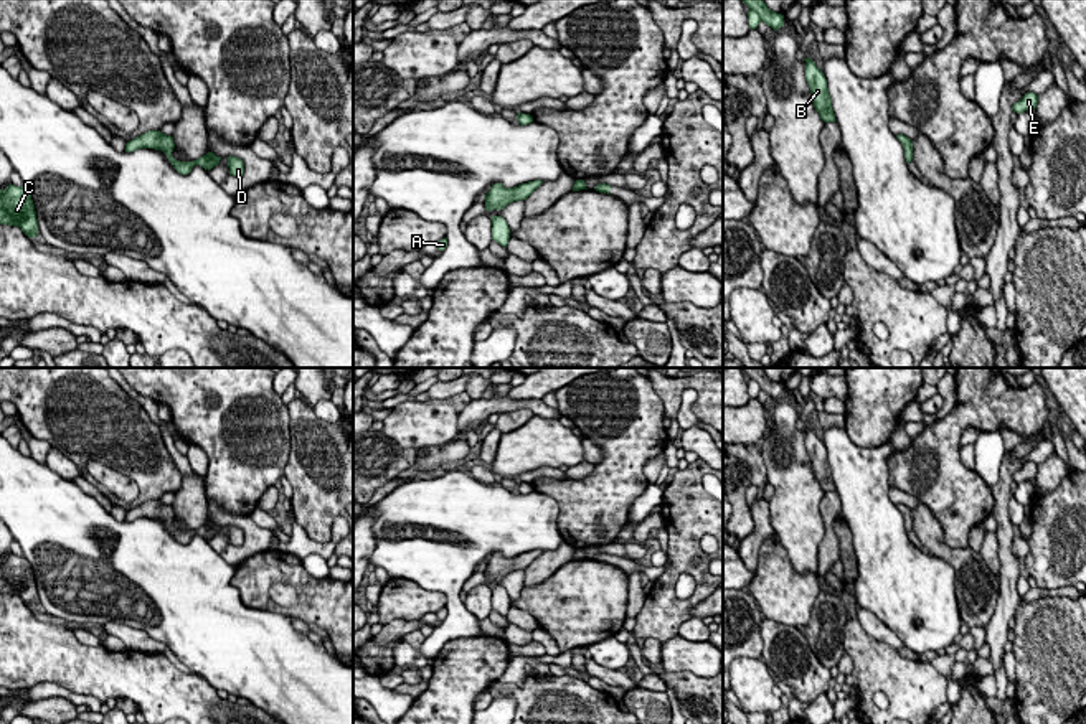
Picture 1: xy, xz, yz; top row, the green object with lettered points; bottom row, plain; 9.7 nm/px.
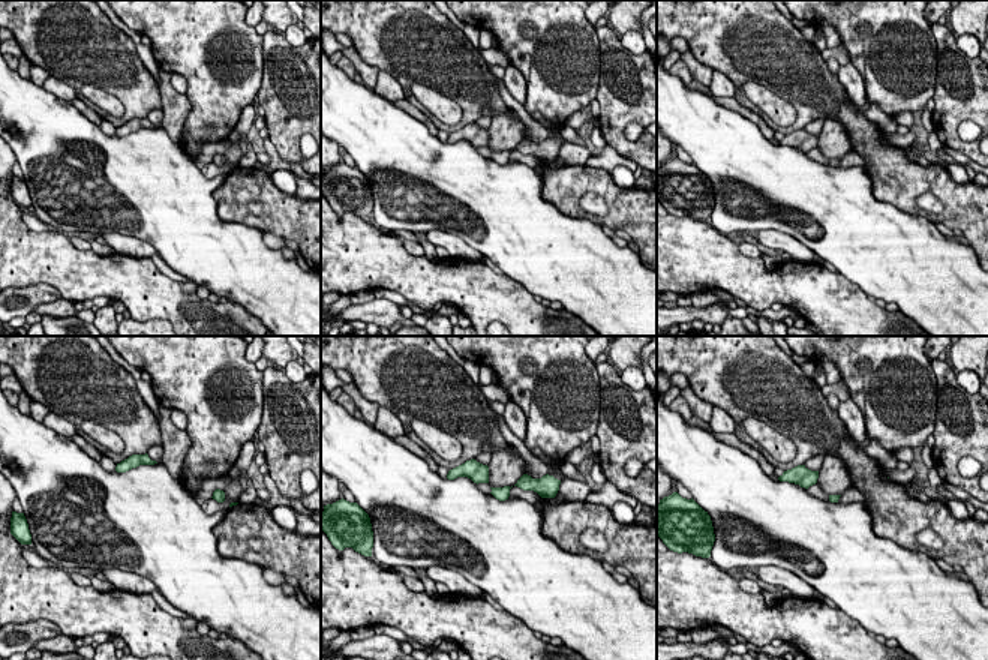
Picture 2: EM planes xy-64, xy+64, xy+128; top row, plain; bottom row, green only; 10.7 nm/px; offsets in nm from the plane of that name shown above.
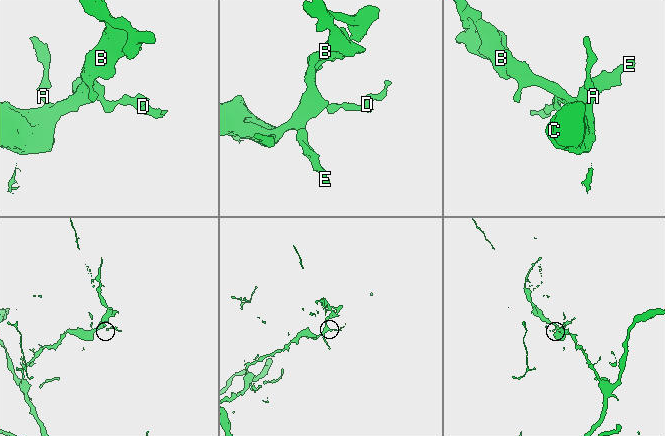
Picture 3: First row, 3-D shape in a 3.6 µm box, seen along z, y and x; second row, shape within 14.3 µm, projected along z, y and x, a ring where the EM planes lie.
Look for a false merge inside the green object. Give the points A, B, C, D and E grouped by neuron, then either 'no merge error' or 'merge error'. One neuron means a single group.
A B C E / D | merge error

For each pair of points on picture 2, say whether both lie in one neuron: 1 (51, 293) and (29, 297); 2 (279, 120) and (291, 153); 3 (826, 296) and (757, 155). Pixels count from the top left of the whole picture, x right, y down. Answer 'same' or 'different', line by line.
1: same
2: same
3: different

